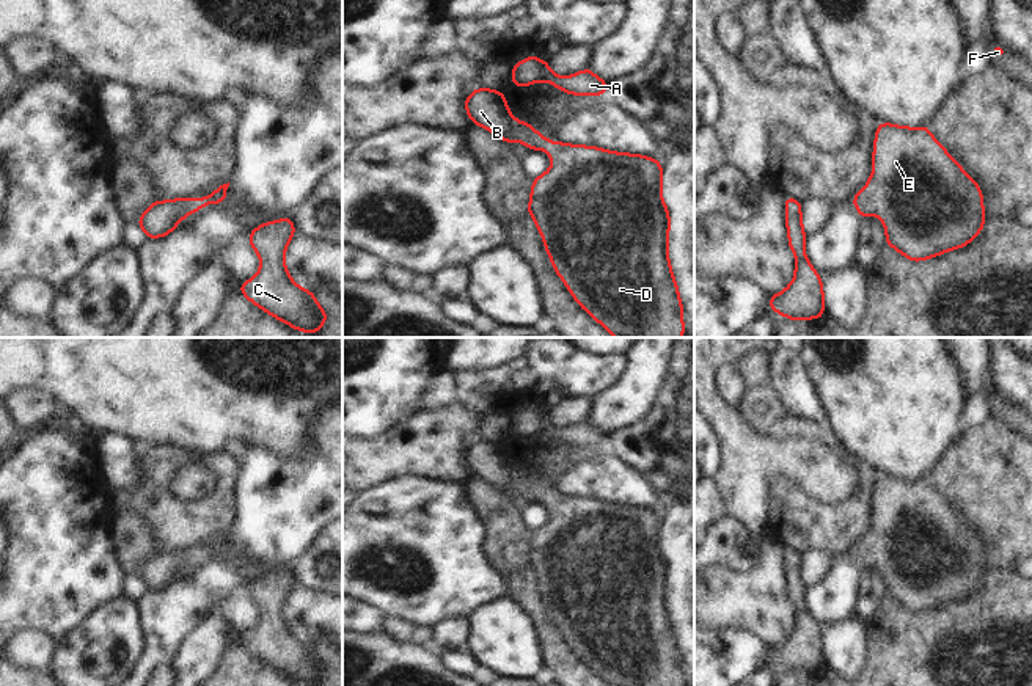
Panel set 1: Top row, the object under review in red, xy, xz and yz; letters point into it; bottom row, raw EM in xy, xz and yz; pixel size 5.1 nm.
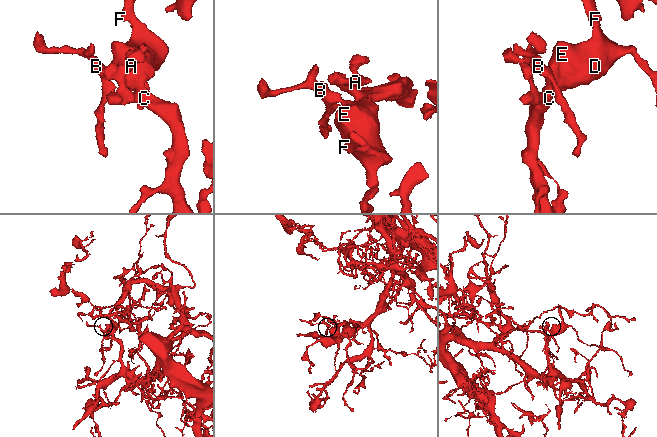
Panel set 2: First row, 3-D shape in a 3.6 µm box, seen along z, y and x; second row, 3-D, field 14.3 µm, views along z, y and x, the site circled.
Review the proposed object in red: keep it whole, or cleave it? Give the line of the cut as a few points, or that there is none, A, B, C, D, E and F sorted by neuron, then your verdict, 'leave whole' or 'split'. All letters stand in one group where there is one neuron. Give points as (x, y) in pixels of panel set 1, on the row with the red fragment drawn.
cut none; groups A B C D E F; leave whole

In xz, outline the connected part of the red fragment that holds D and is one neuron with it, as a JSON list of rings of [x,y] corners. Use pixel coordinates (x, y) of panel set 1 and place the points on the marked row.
[[[481,86],[467,97],[465,110],[473,124],[489,129],[506,143],[514,144],[518,138],[529,149],[550,152],[551,170],[534,177],[528,213],[540,231],[551,267],[578,305],[616,338],[682,338],[683,305],[668,257],[671,218],[661,198],[660,162],[636,154],[550,141],[531,129],[534,121],[525,126],[509,113],[503,91]]]

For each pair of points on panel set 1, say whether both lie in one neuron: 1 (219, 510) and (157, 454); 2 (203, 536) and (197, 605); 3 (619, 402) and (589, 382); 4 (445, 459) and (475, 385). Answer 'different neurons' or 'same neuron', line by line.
1: same neuron
2: different neurons
3: different neurons
4: different neurons

